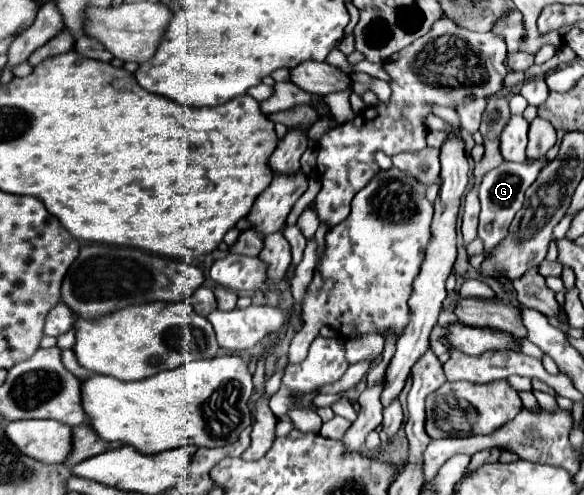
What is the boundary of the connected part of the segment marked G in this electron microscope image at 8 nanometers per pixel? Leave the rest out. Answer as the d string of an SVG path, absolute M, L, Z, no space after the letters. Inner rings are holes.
M502 163L496 169L488 171L482 177L480 183L480 203L482 203L482 213L480 213L480 225L478 225L478 237L484 243L484 255L486 259L490 257L492 249L496 249L500 245L500 241L506 239L508 235L508 227L516 215L516 211L522 207L524 203L524 191L534 183L534 179L538 177L542 169L542 163L530 163L530 165L514 165L514 163Z

